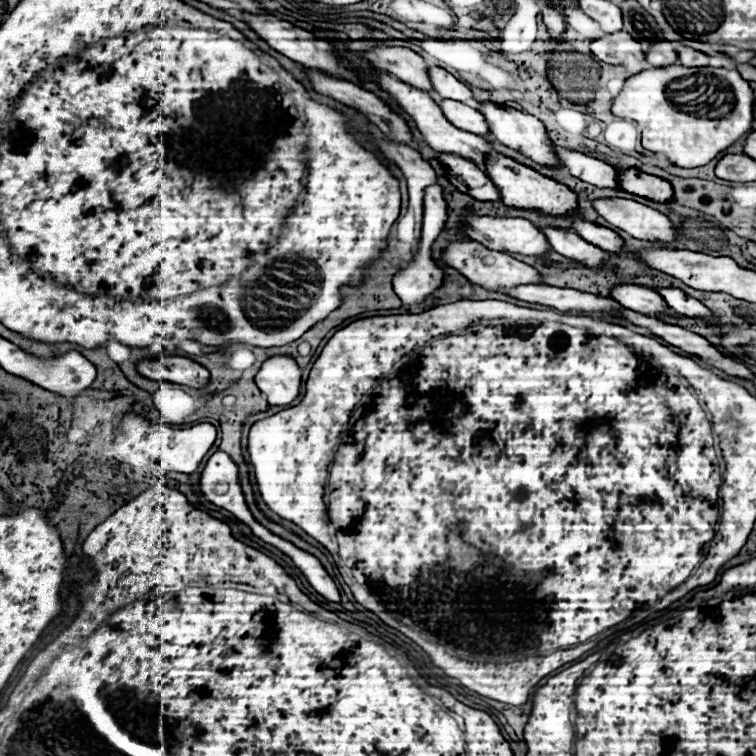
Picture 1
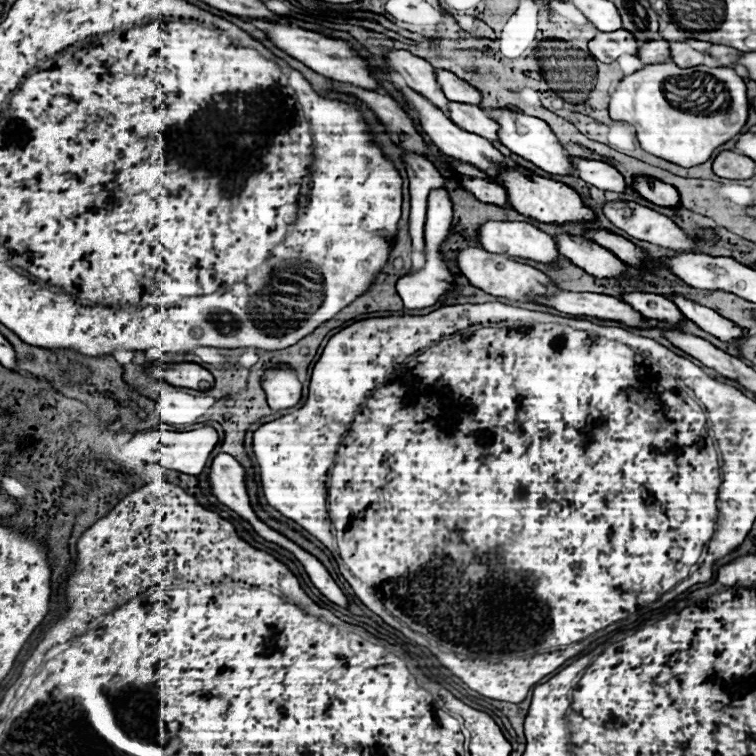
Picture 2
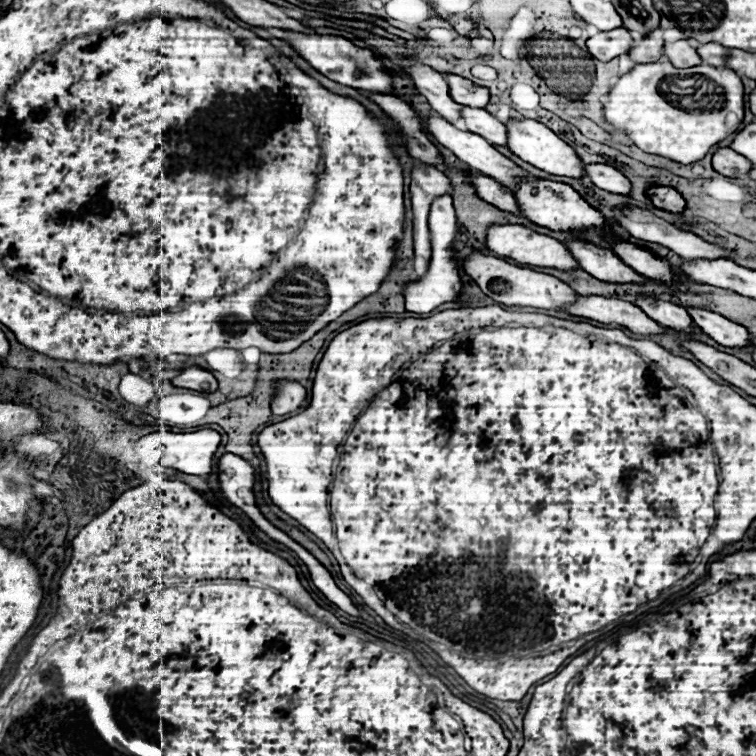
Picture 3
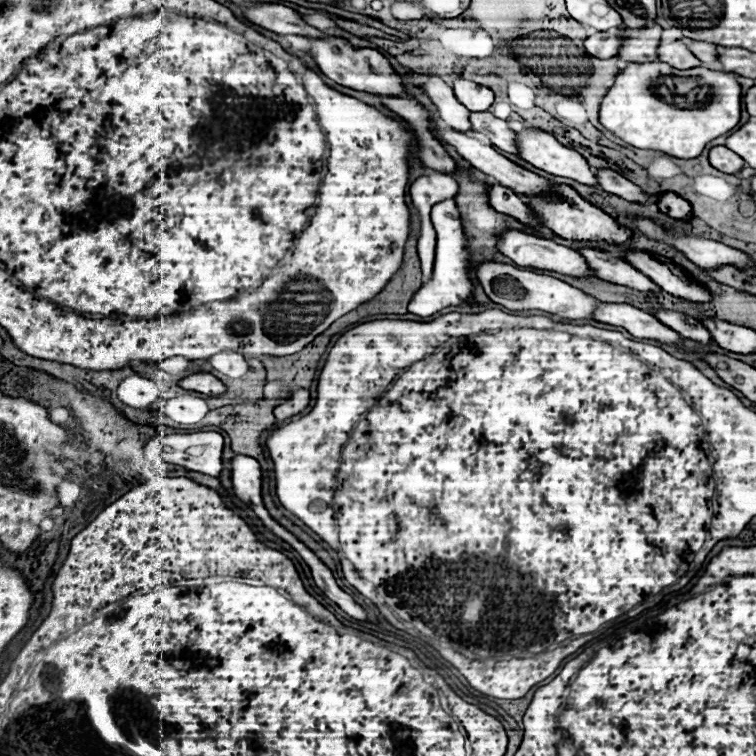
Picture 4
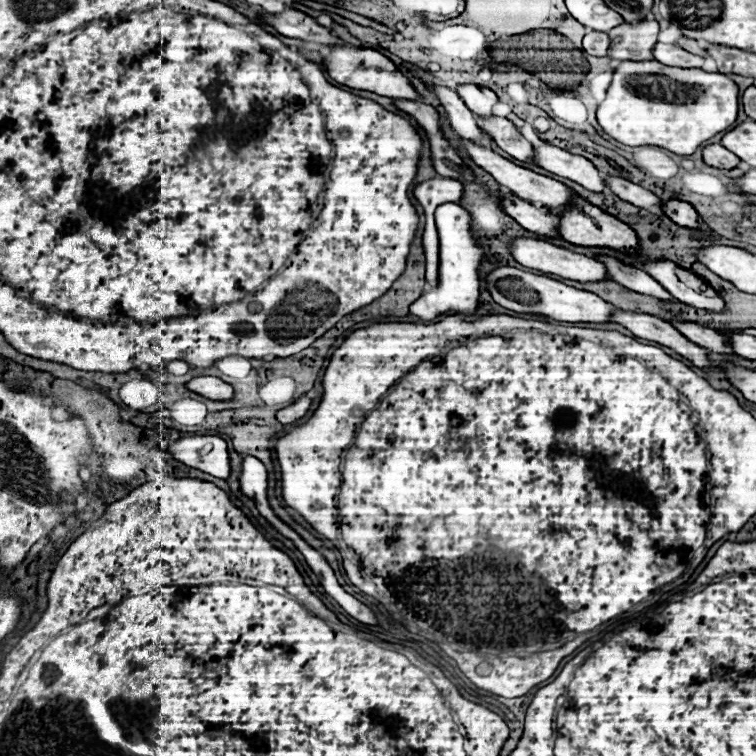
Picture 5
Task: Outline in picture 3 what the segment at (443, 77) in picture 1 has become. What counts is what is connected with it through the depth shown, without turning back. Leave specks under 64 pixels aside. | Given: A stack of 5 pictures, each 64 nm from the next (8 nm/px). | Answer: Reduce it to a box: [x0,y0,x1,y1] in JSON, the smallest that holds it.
[444,74,490,108]

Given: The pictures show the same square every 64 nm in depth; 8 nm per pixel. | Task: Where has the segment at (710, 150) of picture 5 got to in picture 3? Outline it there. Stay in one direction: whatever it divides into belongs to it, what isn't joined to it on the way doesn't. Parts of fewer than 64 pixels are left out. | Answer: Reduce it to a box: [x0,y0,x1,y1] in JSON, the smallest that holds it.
[712,148,752,178]

